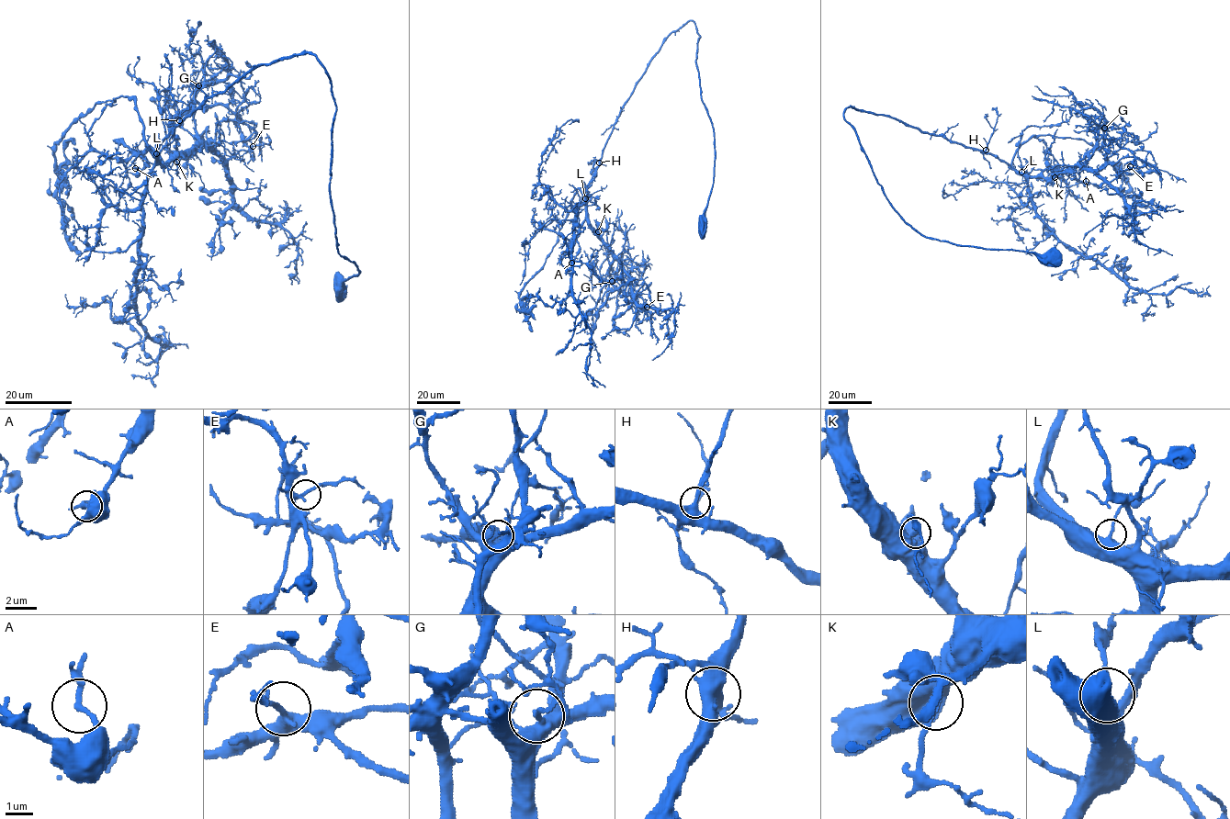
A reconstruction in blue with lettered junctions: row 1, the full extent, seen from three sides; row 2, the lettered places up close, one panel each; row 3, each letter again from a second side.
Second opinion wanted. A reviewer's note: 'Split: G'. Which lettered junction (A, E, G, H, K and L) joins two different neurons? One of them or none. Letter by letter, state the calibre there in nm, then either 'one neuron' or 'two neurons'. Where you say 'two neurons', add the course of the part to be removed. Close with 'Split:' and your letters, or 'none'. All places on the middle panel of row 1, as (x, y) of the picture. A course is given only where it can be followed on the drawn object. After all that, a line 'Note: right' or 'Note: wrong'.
A: 190 nm thick; one neuron
E: 240 nm thick; one neuron
G: 240 nm thick; two neurons; foreign part runs (612, 282), (619, 290), (631, 292), (637, 305), (649, 313), (652, 337)
H: 400 nm thick; one neuron
K: 190 nm thick; one neuron
L: 360 nm thick; one neuron
Split: G
Note: right

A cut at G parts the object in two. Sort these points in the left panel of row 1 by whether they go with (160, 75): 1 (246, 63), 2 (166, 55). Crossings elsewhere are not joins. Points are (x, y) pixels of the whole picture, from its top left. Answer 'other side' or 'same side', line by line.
1: other side
2: same side

